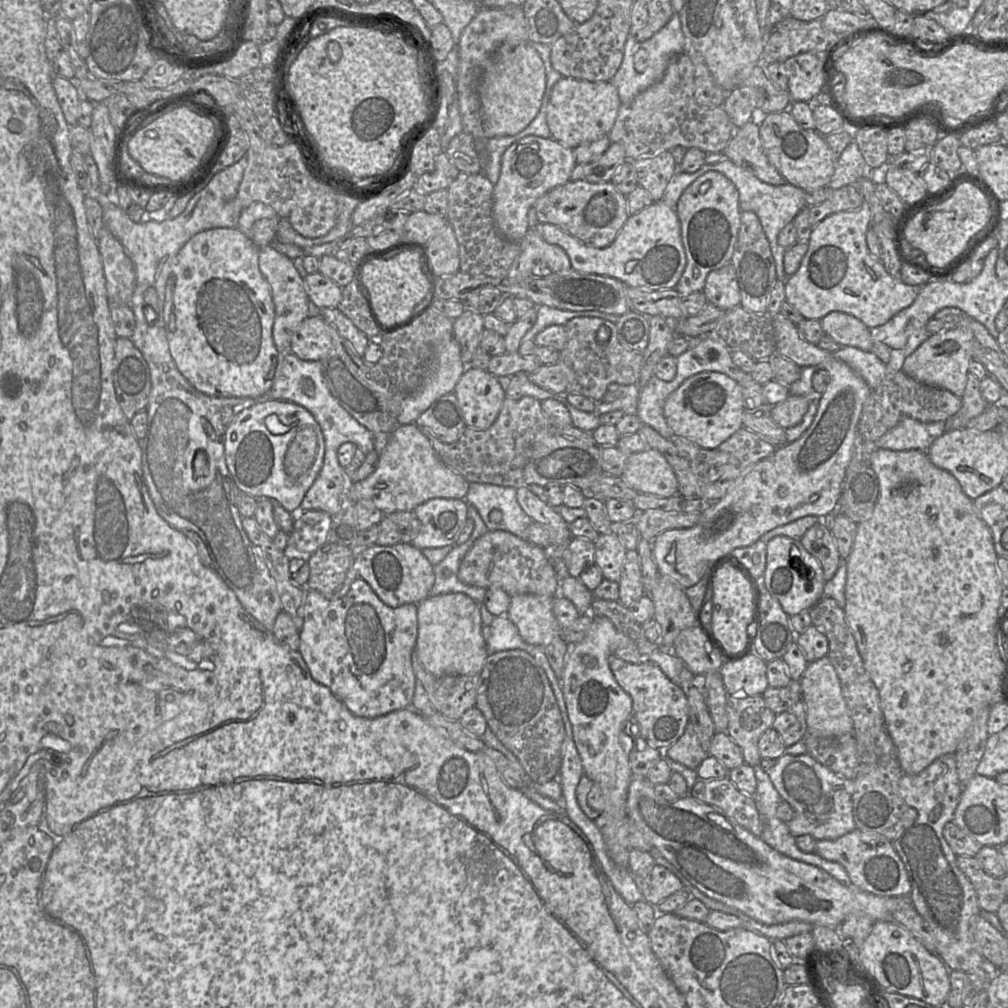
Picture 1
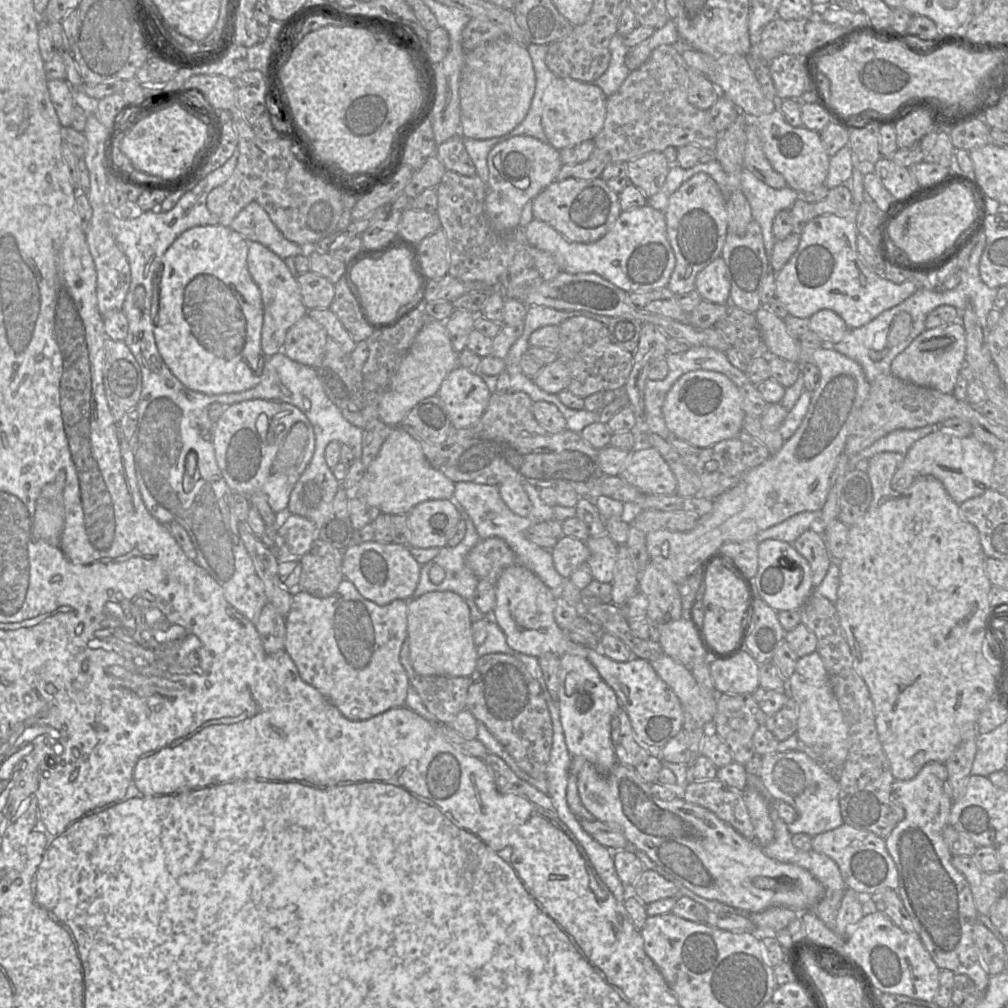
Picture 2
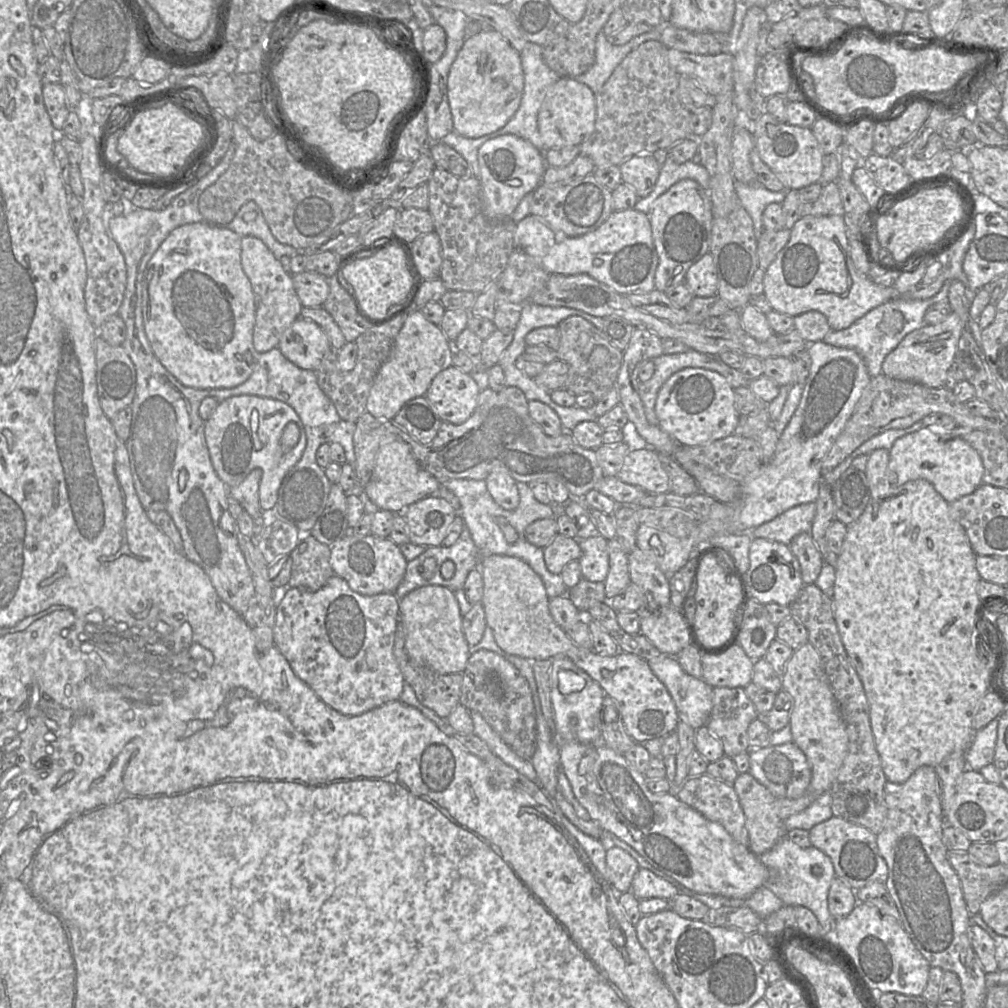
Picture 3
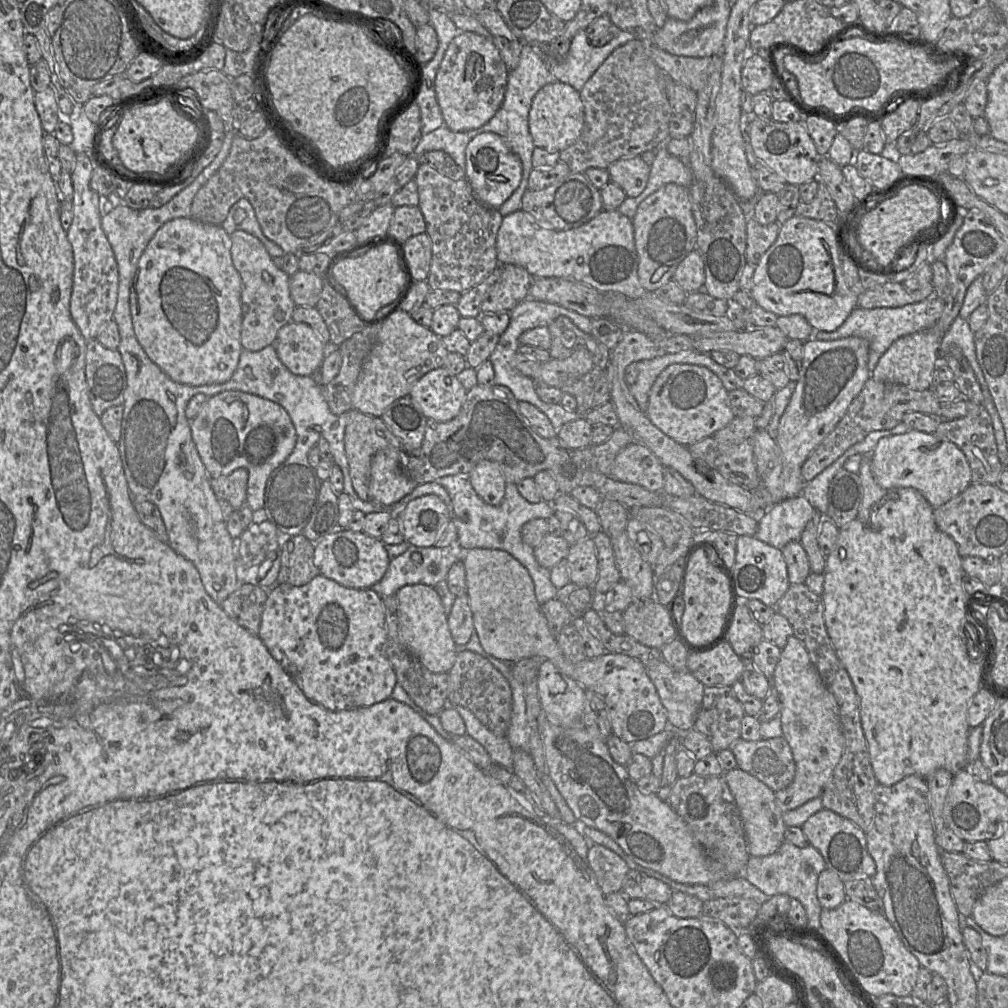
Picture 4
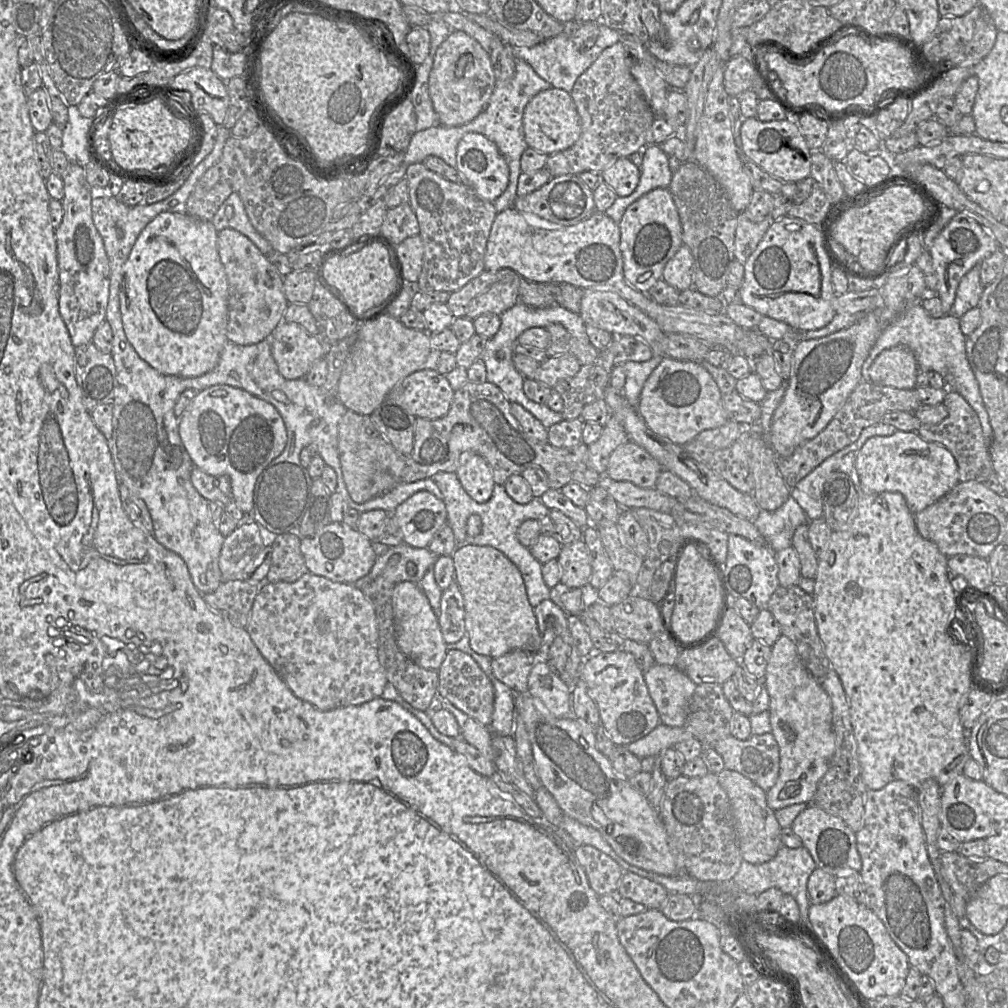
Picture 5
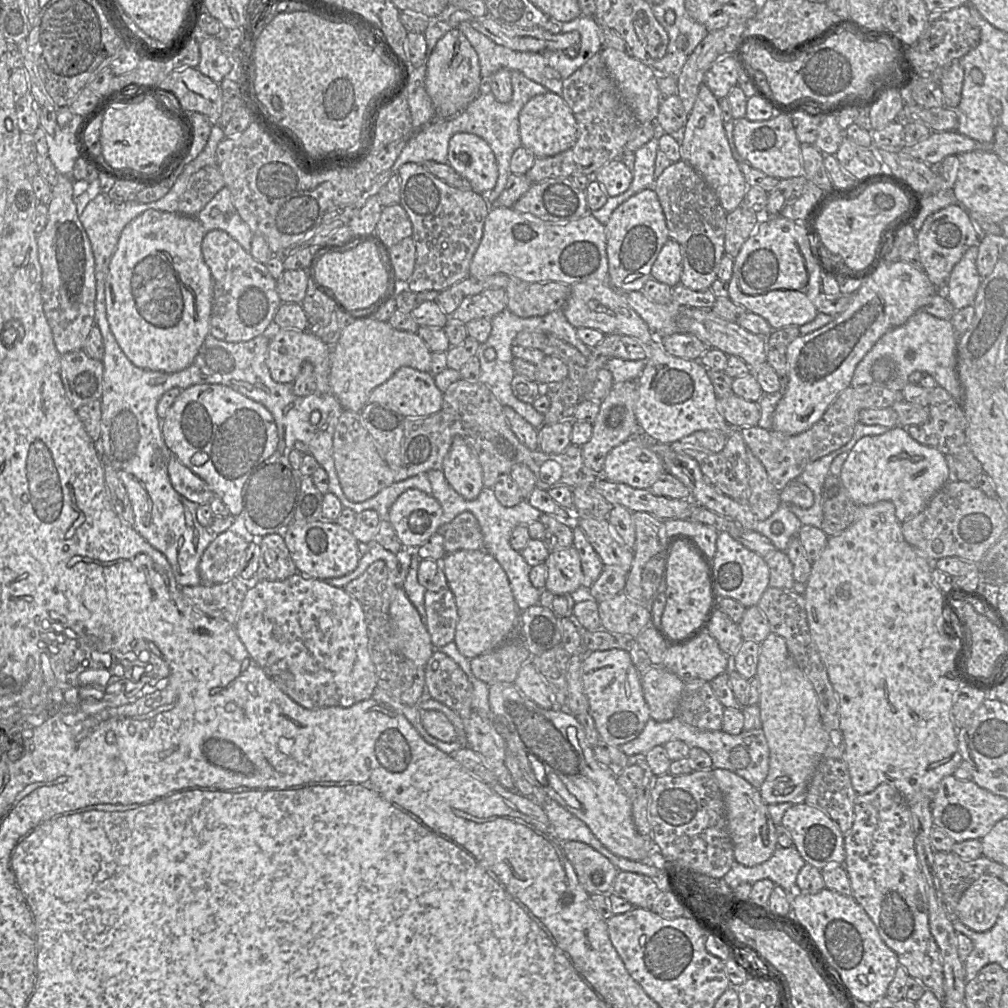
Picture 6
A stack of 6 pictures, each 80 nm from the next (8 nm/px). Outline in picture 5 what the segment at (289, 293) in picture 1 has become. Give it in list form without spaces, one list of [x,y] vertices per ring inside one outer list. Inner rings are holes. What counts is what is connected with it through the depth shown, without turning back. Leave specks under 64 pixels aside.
[[[226,228],[217,233],[217,250],[228,281],[227,327],[228,342],[251,345],[269,340],[274,329],[283,321],[288,301],[283,292],[283,277],[260,249],[245,235]]]

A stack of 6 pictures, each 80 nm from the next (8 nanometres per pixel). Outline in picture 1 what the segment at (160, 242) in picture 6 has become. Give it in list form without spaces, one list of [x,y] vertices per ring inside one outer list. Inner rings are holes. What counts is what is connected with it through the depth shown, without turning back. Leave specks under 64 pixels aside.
[[[214,228],[197,233],[190,238],[178,253],[167,260],[161,267],[161,272],[156,275],[154,282],[160,296],[164,296],[163,319],[170,354],[180,371],[189,383],[198,391],[212,397],[237,397],[257,398],[265,395],[273,384],[277,367],[279,351],[275,347],[272,338],[272,326],[274,322],[275,309],[271,296],[271,290],[260,273],[258,265],[258,248],[252,241],[237,228]]]

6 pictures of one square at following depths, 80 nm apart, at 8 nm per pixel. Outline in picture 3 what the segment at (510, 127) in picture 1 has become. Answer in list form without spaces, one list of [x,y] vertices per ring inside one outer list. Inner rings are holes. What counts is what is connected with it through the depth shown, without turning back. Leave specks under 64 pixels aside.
[[[483,29],[468,36],[450,68],[447,80],[454,131],[468,138],[478,138],[501,129],[518,110],[523,89],[524,74],[520,53],[499,32]]]

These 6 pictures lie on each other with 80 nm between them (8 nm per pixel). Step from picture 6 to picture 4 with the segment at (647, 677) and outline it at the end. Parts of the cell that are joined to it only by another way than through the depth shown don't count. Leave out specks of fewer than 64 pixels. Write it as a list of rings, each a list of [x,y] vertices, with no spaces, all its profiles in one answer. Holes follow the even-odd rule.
[[[661,660],[646,666],[667,711],[669,726],[692,730],[700,710],[705,686],[689,671],[680,671]]]

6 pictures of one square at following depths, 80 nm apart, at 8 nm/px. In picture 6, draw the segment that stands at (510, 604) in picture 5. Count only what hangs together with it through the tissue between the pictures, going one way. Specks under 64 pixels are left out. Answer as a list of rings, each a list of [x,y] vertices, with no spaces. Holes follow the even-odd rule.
[[[485,549],[457,550],[441,560],[448,585],[455,597],[458,622],[454,643],[466,658],[489,653],[513,636],[520,610],[512,594],[508,577]]]

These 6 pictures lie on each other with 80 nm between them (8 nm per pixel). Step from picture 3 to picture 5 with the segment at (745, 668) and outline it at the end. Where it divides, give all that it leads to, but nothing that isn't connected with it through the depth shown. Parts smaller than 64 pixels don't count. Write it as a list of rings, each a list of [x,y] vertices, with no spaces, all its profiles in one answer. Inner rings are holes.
[[[716,636],[701,647],[680,652],[674,665],[697,685],[722,685],[738,666],[740,660],[734,659]]]

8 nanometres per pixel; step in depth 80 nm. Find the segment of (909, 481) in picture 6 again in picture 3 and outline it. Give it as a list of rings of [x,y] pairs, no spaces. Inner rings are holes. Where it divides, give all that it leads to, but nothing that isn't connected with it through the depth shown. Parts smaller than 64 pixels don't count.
[[[921,428],[898,438],[889,449],[887,479],[893,486],[924,479],[951,503],[973,493],[983,484],[984,466],[979,453],[962,437],[942,436]]]

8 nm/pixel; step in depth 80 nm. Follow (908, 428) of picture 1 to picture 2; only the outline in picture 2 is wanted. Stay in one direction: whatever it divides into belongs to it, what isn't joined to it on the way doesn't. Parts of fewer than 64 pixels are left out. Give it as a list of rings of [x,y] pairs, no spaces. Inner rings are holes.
[[[931,424],[915,429],[894,430],[878,439],[871,446],[850,456],[853,457],[851,460],[852,468],[855,468],[859,461],[863,459],[869,460],[871,457],[881,452],[906,454],[916,441],[932,432],[938,431],[938,426],[939,424]]]

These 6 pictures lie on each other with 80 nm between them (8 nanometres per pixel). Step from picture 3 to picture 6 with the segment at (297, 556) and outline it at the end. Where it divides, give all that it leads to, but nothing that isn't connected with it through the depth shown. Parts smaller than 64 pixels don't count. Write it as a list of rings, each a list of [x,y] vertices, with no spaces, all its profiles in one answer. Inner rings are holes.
[[[281,534],[259,538],[258,546],[260,558],[255,581],[284,580],[298,572]]]

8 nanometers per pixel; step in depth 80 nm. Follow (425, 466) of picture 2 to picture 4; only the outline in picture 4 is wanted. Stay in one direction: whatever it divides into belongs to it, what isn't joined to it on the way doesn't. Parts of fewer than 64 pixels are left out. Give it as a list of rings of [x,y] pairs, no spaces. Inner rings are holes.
[[[383,449],[372,458],[370,467],[370,497],[375,504],[392,506],[409,495],[419,484],[413,481],[401,465],[401,450]]]

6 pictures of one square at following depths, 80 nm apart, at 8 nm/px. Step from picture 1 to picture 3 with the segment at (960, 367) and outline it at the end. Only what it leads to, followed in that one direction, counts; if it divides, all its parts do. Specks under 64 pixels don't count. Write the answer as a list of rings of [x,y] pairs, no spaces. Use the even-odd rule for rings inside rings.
[[[952,311],[947,319],[939,324],[925,325],[904,337],[899,345],[891,351],[882,363],[882,374],[894,379],[911,381],[929,388],[946,387],[947,373],[954,363],[959,340],[963,333],[963,321],[958,313]]]

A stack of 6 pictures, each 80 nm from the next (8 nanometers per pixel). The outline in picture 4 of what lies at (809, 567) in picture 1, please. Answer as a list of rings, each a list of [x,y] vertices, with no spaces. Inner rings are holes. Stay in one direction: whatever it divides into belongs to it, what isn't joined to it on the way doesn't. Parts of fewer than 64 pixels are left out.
[[[738,536],[735,563],[728,574],[738,600],[758,600],[771,607],[777,604],[790,586],[787,565],[781,550],[755,536]]]

